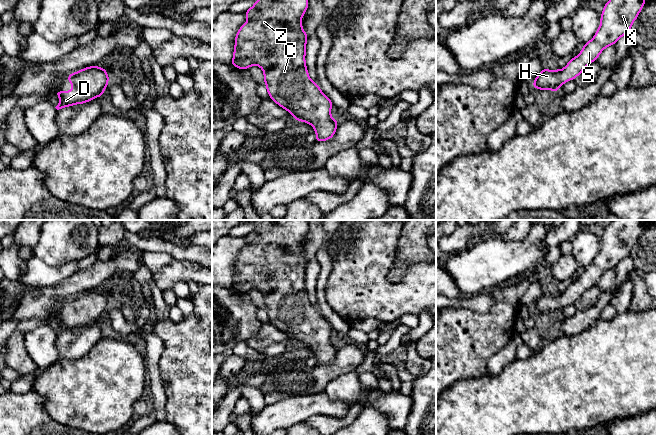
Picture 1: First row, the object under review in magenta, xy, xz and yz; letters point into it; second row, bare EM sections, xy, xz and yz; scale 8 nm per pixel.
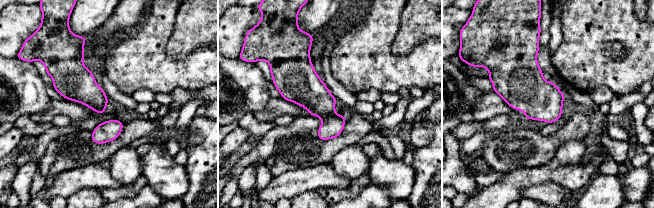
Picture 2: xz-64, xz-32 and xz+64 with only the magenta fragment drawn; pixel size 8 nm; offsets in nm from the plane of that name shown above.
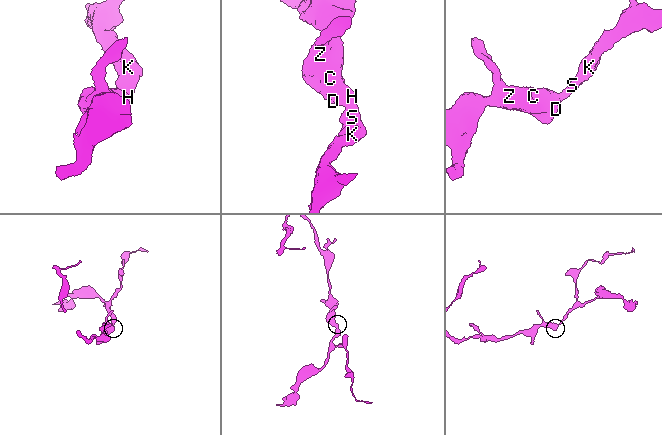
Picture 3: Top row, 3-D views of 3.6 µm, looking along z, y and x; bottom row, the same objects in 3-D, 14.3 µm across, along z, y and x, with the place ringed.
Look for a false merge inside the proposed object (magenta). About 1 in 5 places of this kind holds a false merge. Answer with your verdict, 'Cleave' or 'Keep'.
Keep

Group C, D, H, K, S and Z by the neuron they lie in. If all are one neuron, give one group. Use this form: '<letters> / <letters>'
C D H K S Z

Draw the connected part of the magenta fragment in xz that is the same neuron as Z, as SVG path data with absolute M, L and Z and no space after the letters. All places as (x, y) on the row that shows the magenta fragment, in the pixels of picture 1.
M256 0L245 15L248 19L236 33L231 65L239 69L259 66L263 72L268 95L271 100L287 110L295 120L314 127L316 142L331 139L337 129L338 120L331 117L332 101L321 91L317 83L310 79L306 67L306 43L308 34L304 32L301 19L308 9L309 0Z

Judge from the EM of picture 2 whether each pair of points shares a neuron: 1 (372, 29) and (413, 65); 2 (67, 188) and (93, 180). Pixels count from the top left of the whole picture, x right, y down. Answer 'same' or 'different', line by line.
1: same
2: same

